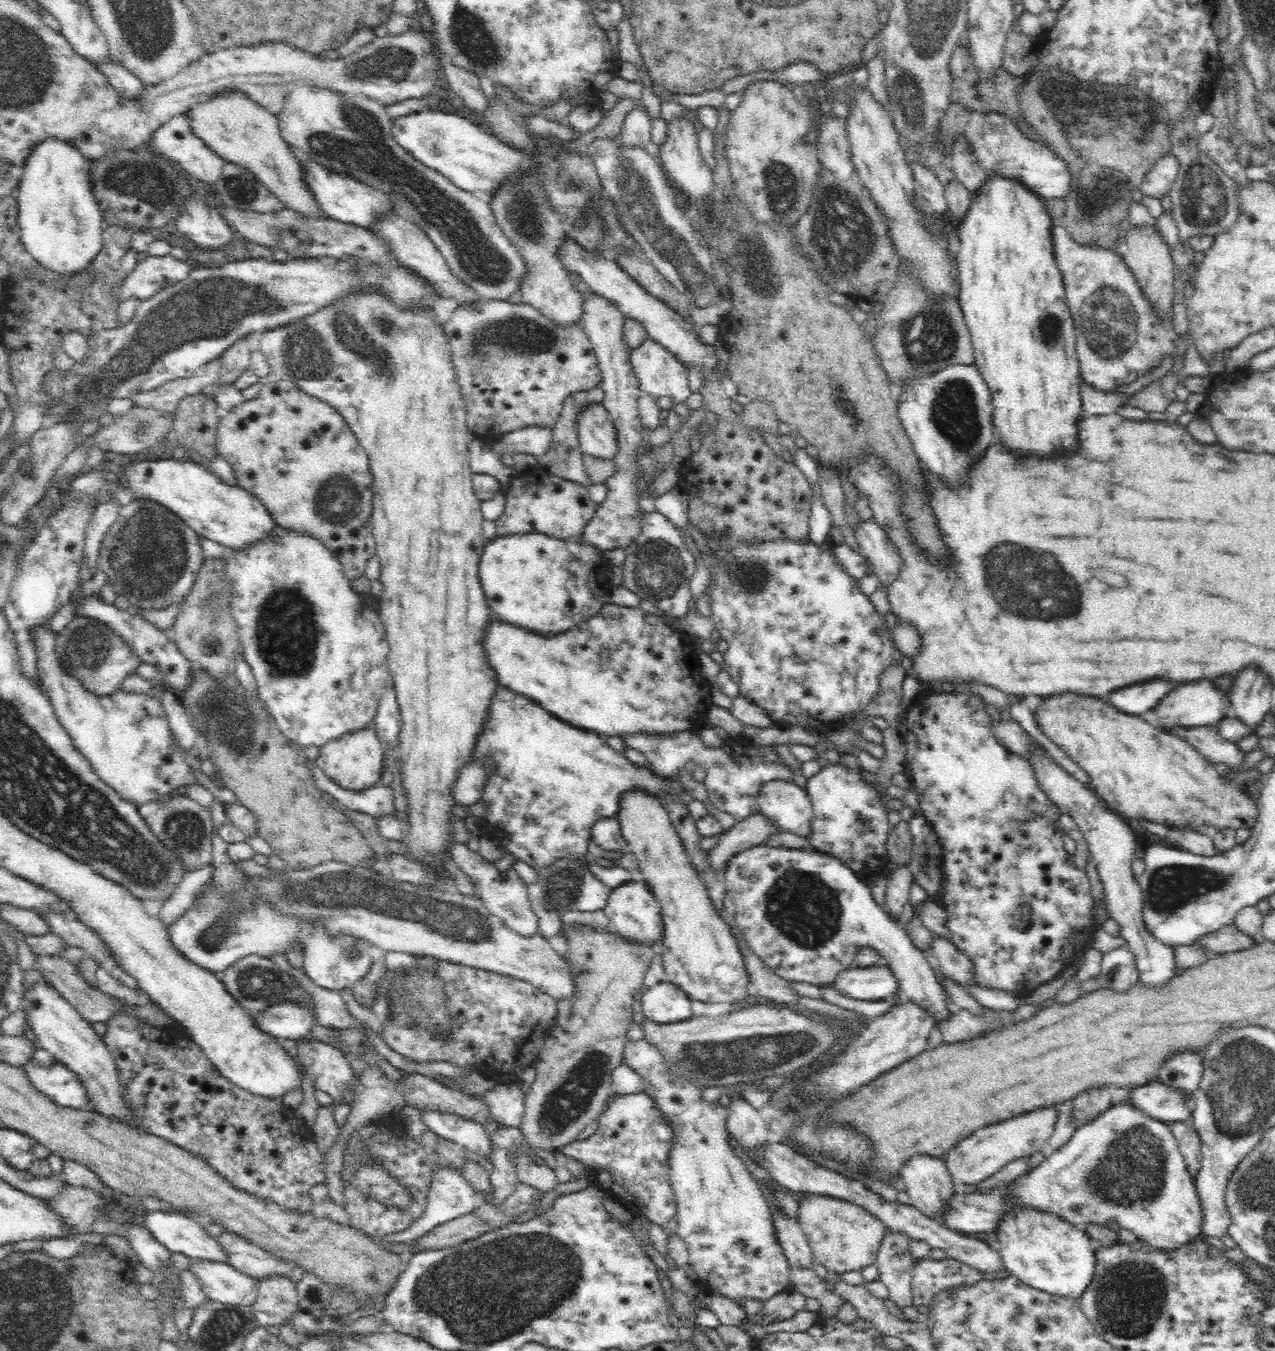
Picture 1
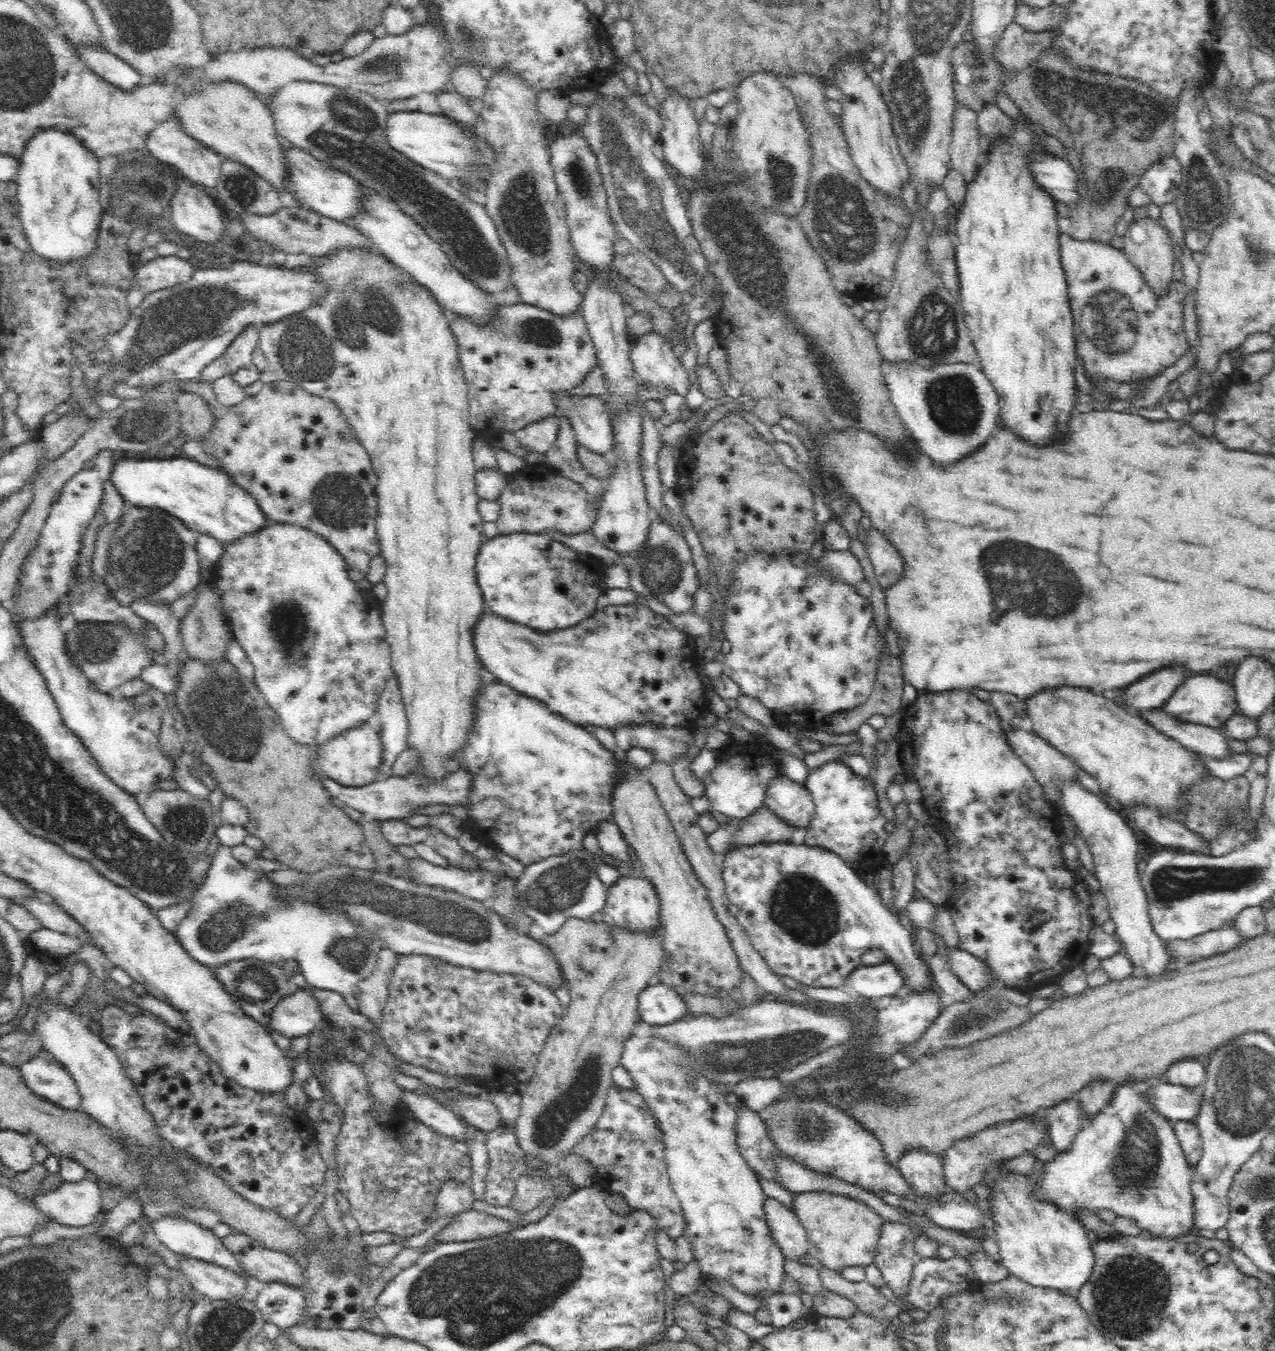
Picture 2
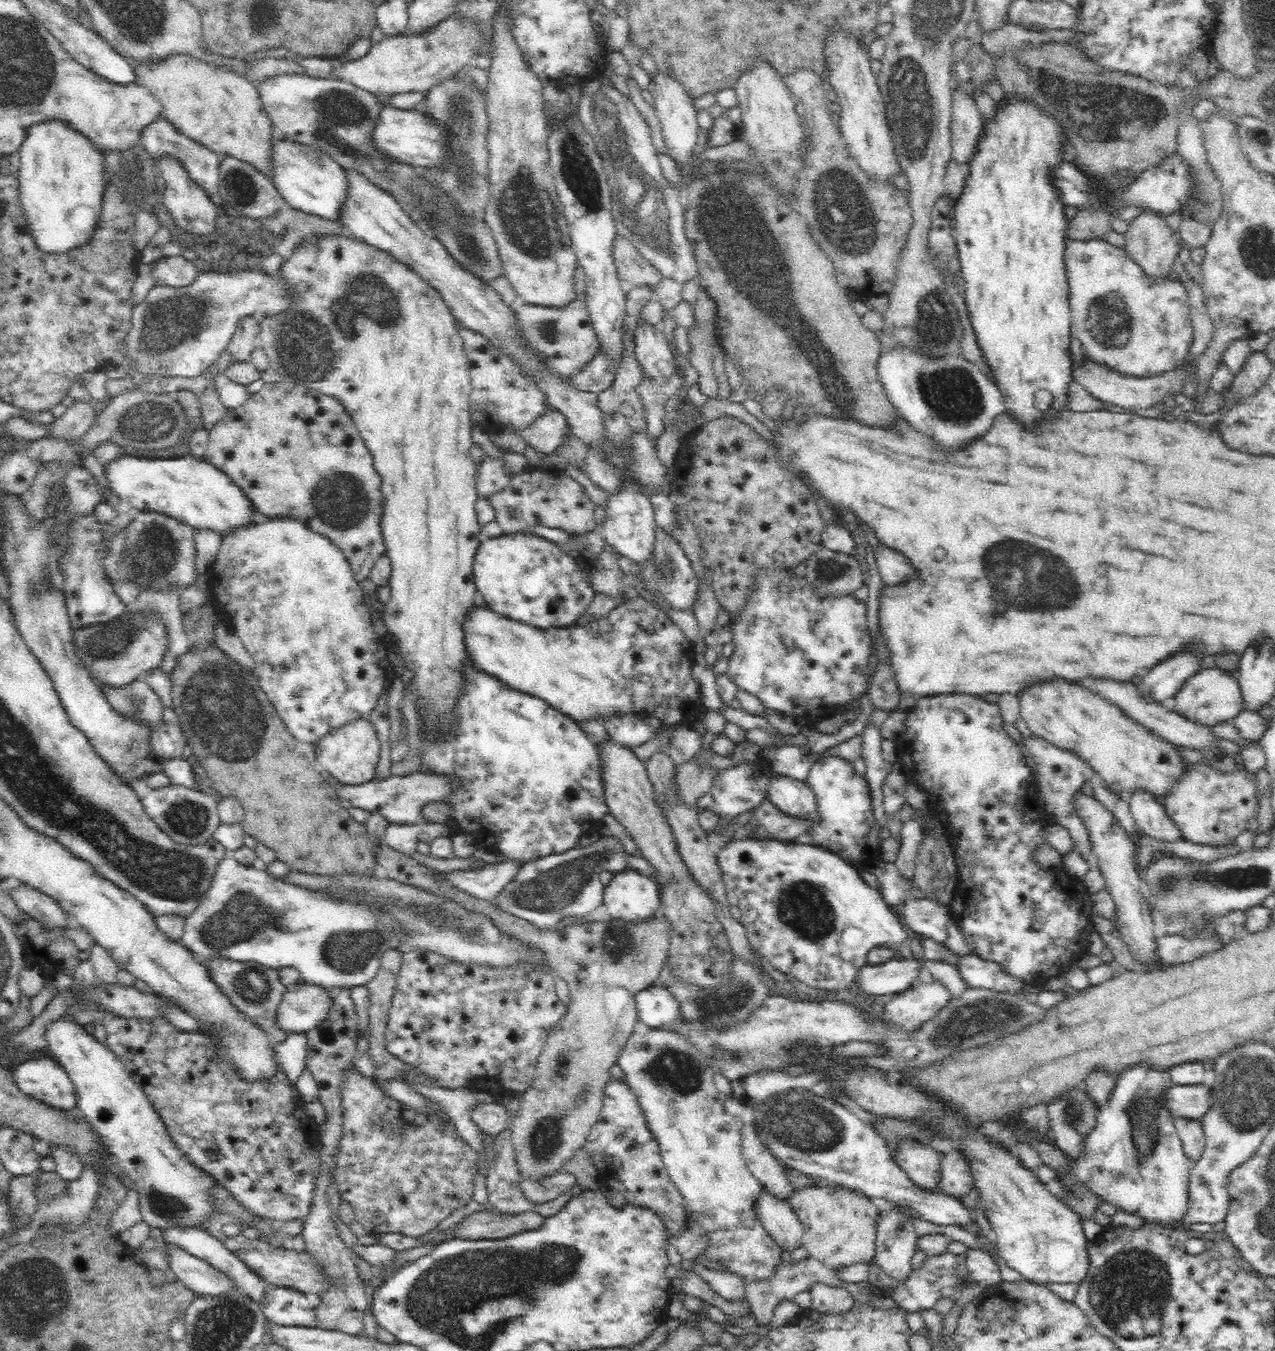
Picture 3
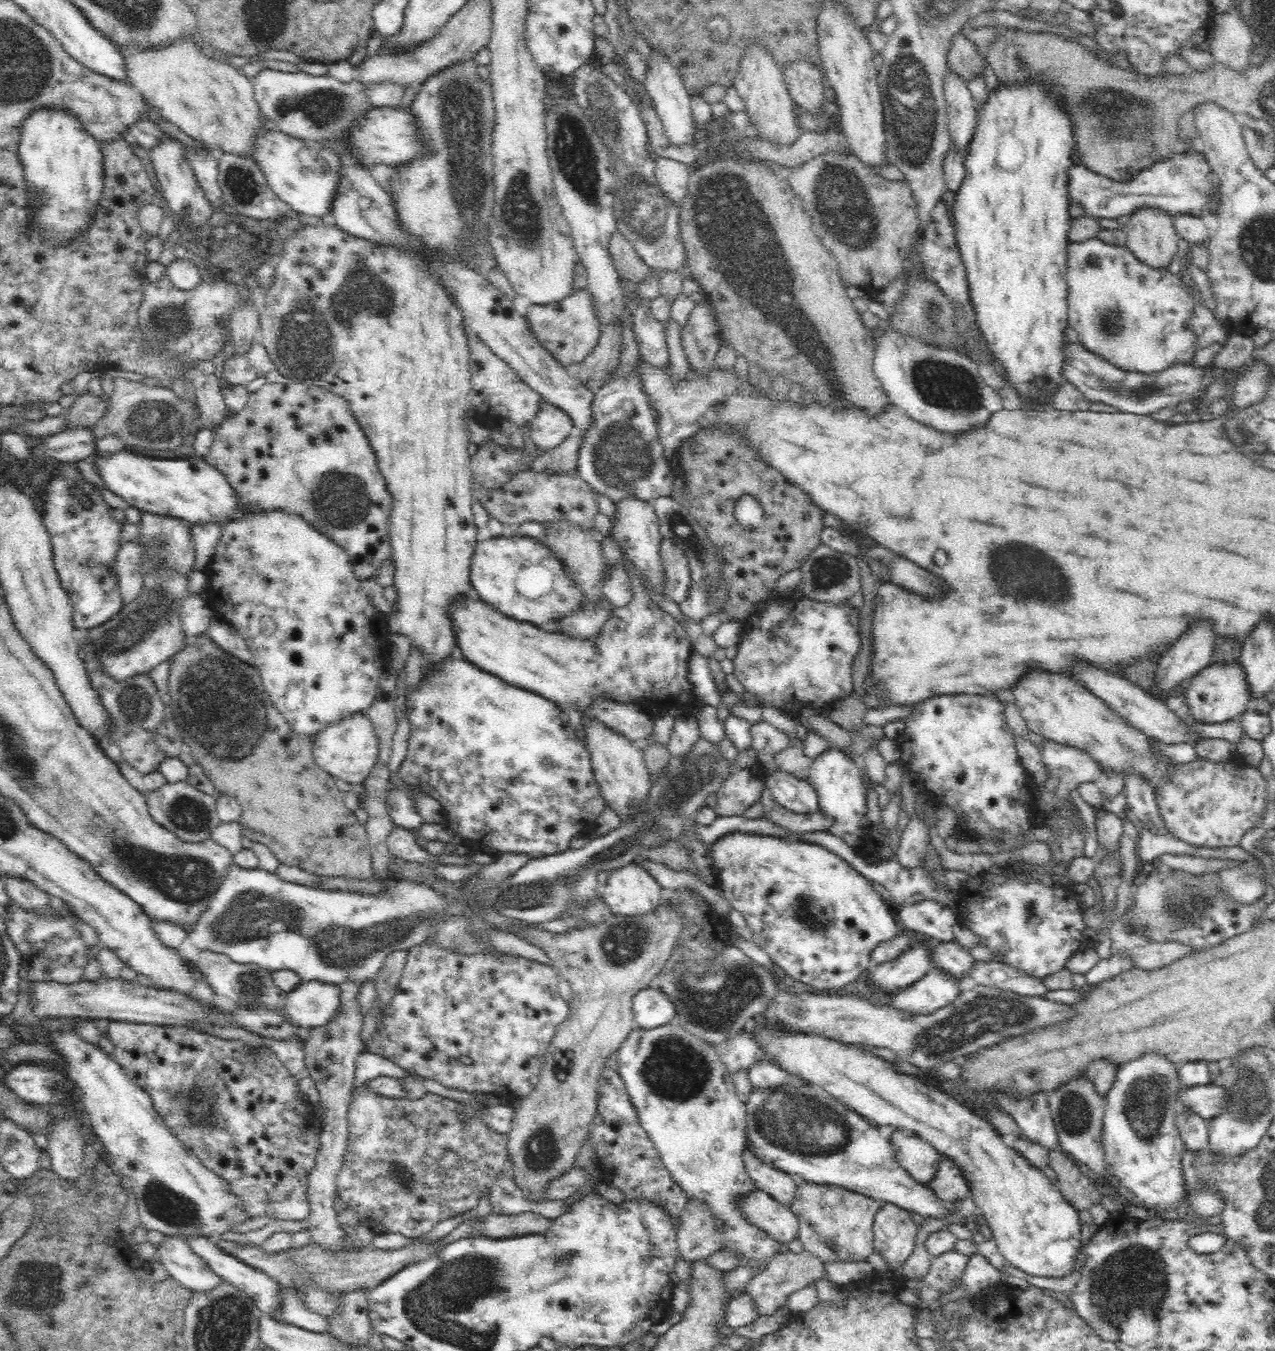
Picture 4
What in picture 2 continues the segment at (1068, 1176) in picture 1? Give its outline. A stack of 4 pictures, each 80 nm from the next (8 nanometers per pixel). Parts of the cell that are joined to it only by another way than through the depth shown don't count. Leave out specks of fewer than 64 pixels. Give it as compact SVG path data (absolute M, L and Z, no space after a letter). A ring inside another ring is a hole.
M1128 1074L1117 1082L1110 1102L1080 1131L1072 1150L1066 1154L1060 1153L1056 1162L1045 1166L1045 1179L1037 1183L1037 1190L1045 1198L1053 1199L1054 1203L1070 1213L1081 1205L1090 1207L1094 1212L1098 1209L1109 1209L1116 1215L1134 1220L1140 1229L1153 1230L1154 1234L1184 1234L1195 1230L1191 1217L1193 1200L1190 1194L1193 1166L1184 1155L1173 1122L1153 1103L1150 1090L1154 1083L1150 1082L1152 1079L1143 1078L1140 1074Z

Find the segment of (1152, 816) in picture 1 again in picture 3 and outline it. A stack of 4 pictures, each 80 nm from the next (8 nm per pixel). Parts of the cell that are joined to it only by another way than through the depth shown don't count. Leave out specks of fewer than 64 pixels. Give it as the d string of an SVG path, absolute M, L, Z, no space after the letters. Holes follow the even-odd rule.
M1060 677L1036 680L1027 685L1017 696L1020 706L1020 722L1025 723L1037 737L1081 754L1108 782L1109 788L1123 796L1136 786L1145 788L1154 795L1162 794L1170 786L1174 786L1174 782L1182 774L1182 766L1186 762L1180 759L1174 745L1167 744L1156 736L1151 736L1142 726L1126 717L1114 704L1109 704L1100 698L1094 690L1084 688L1082 682L1068 681Z

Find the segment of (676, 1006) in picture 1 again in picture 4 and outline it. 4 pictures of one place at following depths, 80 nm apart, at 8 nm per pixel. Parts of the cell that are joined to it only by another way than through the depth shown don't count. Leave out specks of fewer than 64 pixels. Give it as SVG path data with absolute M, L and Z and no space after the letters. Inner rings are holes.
M648 986L631 999L632 1019L639 1029L650 1030L675 1018L674 1005L660 989Z

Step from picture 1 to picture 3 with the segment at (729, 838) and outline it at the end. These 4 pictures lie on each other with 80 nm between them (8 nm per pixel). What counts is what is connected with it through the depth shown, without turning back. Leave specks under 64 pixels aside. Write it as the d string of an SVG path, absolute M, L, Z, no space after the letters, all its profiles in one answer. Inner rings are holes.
M766 796L762 803L754 810L752 817L763 830L760 837L774 837L783 841L795 839L800 834L808 834L817 823L817 815L800 818L779 810L770 797Z

